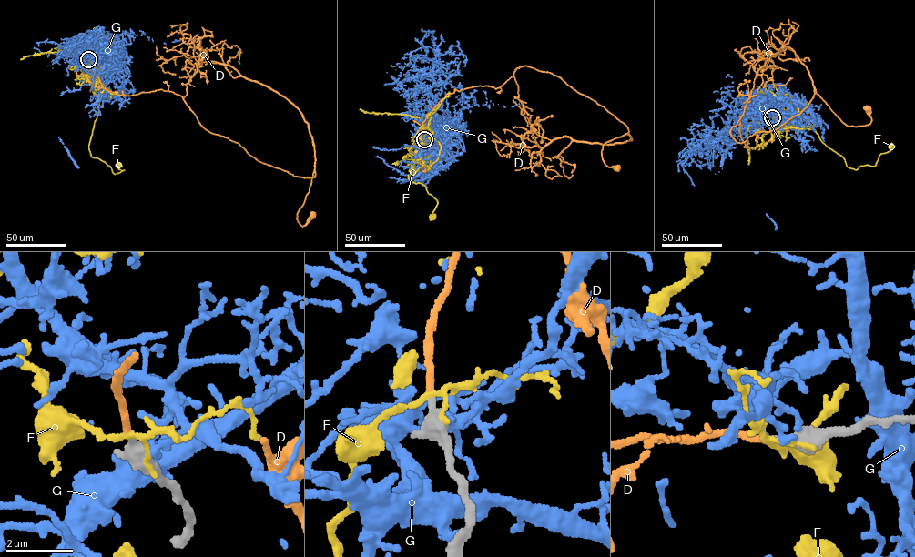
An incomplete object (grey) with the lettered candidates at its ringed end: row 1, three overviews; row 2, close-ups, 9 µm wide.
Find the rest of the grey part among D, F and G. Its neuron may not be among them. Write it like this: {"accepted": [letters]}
{"accepted": ["D"]}

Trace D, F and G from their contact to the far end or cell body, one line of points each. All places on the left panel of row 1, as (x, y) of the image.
D: (88, 59), (108, 91), (171, 91), (206, 129), (261, 162), (303, 177), (314, 169), (298, 222), (311, 215)
F: (88, 59), (75, 54), (88, 46), (98, 59), (102, 92), (89, 149), (114, 174), (124, 170), (117, 164)
G: (89, 59), (91, 38), (86, 51), (121, 72), (76, 48), (105, 37), (130, 44), (133, 32), (175, 40)

